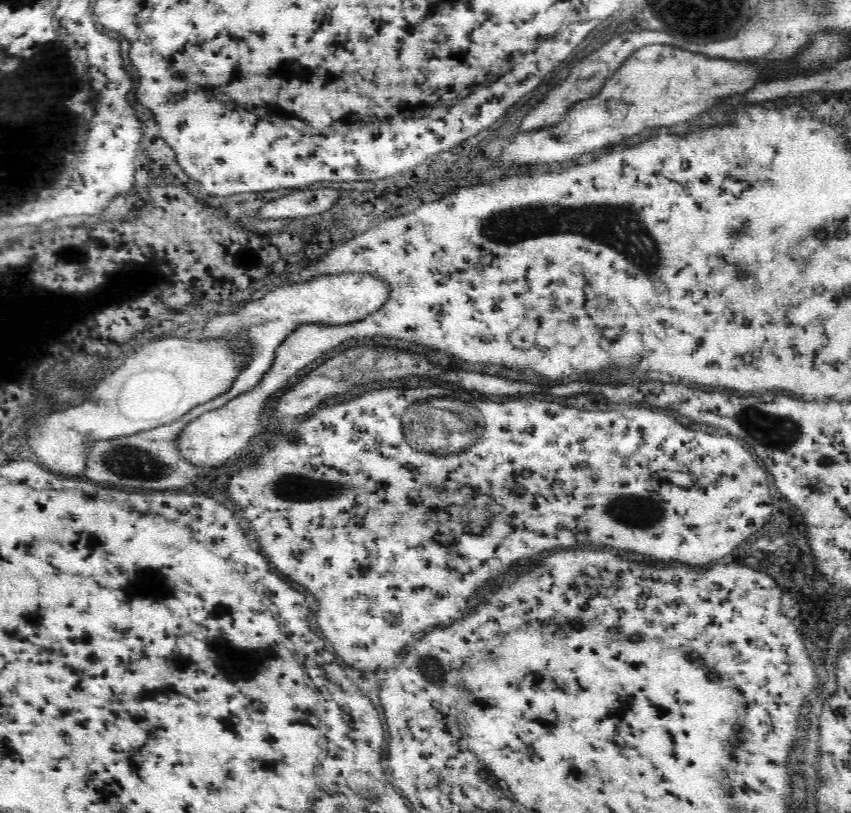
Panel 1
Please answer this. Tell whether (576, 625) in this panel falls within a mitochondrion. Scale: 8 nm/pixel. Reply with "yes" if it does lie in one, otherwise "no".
no

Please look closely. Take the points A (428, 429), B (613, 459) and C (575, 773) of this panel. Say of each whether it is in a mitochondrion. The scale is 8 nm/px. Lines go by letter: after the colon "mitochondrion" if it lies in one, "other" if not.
A: mitochondrion
B: other
C: other

